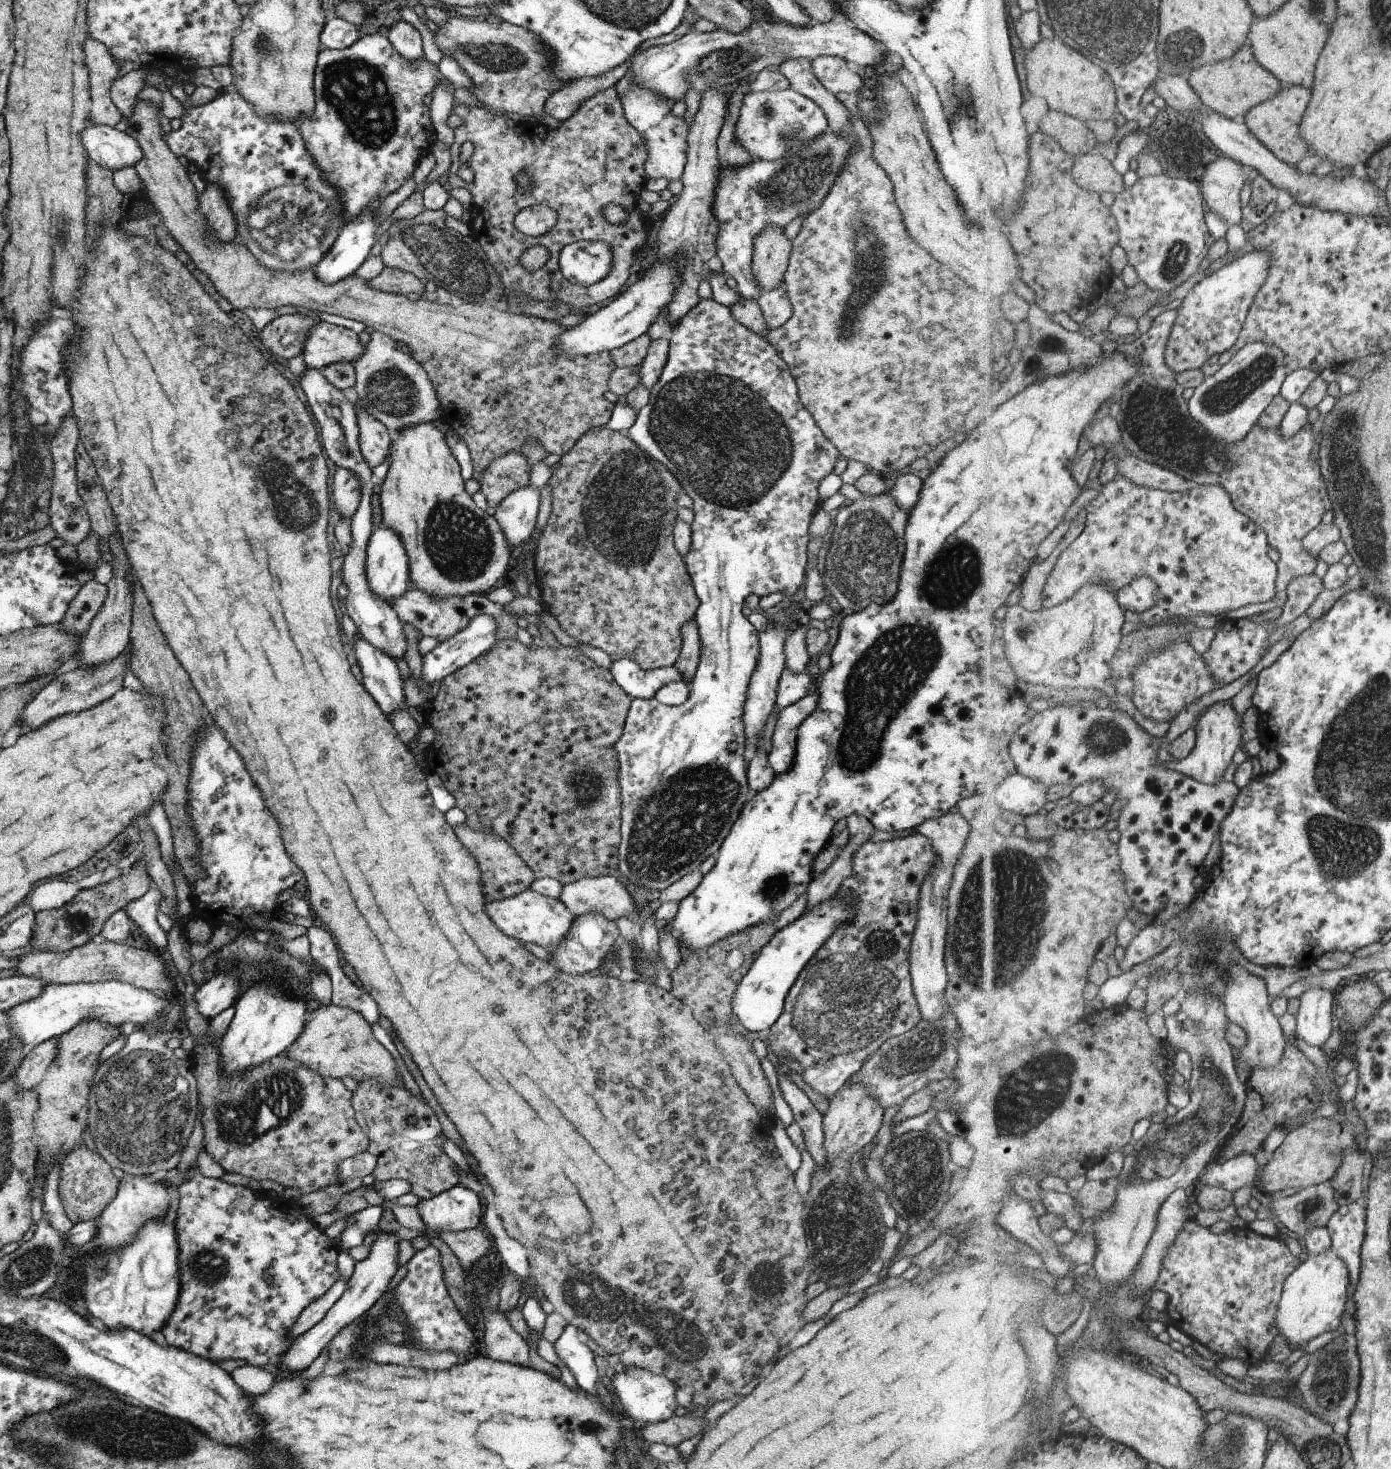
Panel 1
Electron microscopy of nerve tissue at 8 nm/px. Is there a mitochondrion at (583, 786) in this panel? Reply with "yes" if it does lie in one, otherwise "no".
yes

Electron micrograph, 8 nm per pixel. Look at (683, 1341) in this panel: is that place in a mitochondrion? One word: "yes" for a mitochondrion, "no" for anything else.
yes

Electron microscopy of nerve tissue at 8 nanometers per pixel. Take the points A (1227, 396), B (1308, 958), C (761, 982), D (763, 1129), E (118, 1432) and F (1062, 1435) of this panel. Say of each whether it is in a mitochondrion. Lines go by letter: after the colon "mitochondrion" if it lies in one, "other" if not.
A: mitochondrion
B: other
C: other
D: other
E: mitochondrion
F: other

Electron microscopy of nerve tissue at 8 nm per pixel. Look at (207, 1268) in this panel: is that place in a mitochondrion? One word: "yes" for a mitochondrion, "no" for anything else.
yes

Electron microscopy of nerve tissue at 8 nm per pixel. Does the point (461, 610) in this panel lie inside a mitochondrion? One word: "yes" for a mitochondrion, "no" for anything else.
no

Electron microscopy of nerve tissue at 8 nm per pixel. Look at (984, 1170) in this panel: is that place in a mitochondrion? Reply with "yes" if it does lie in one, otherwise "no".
no

